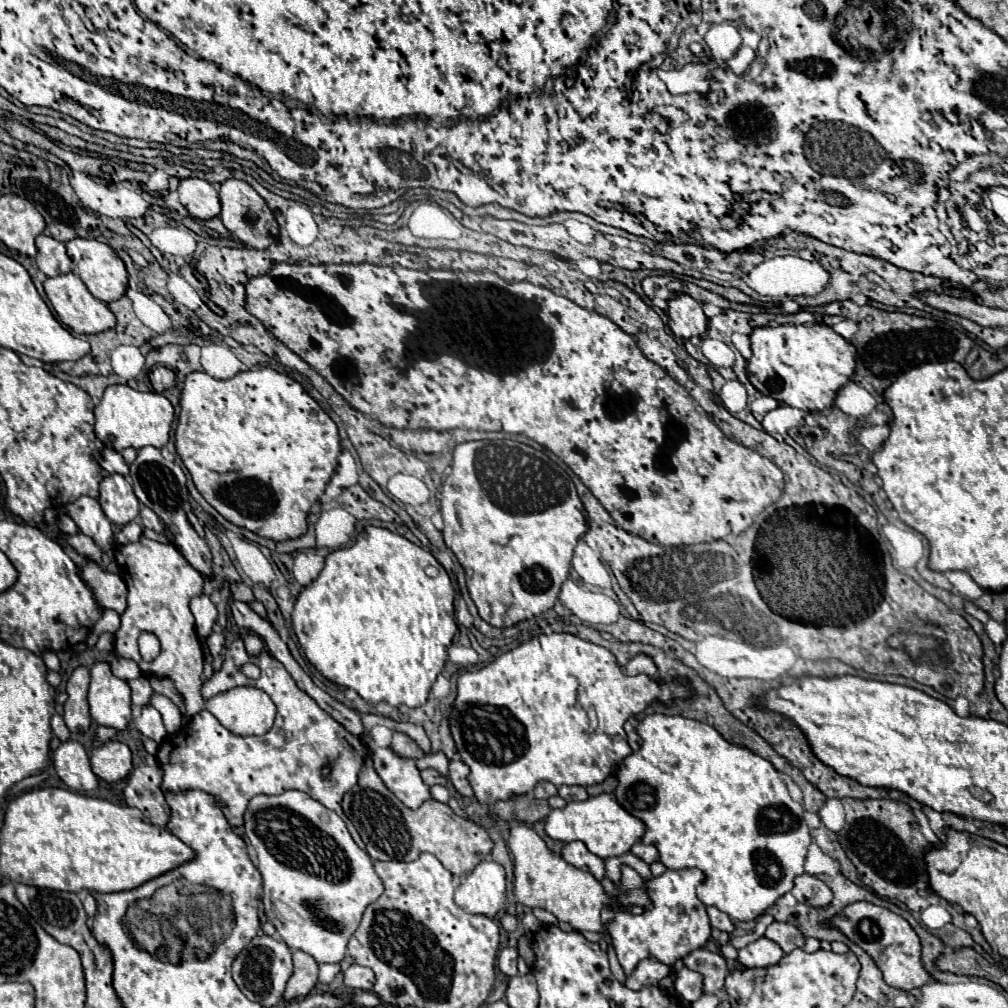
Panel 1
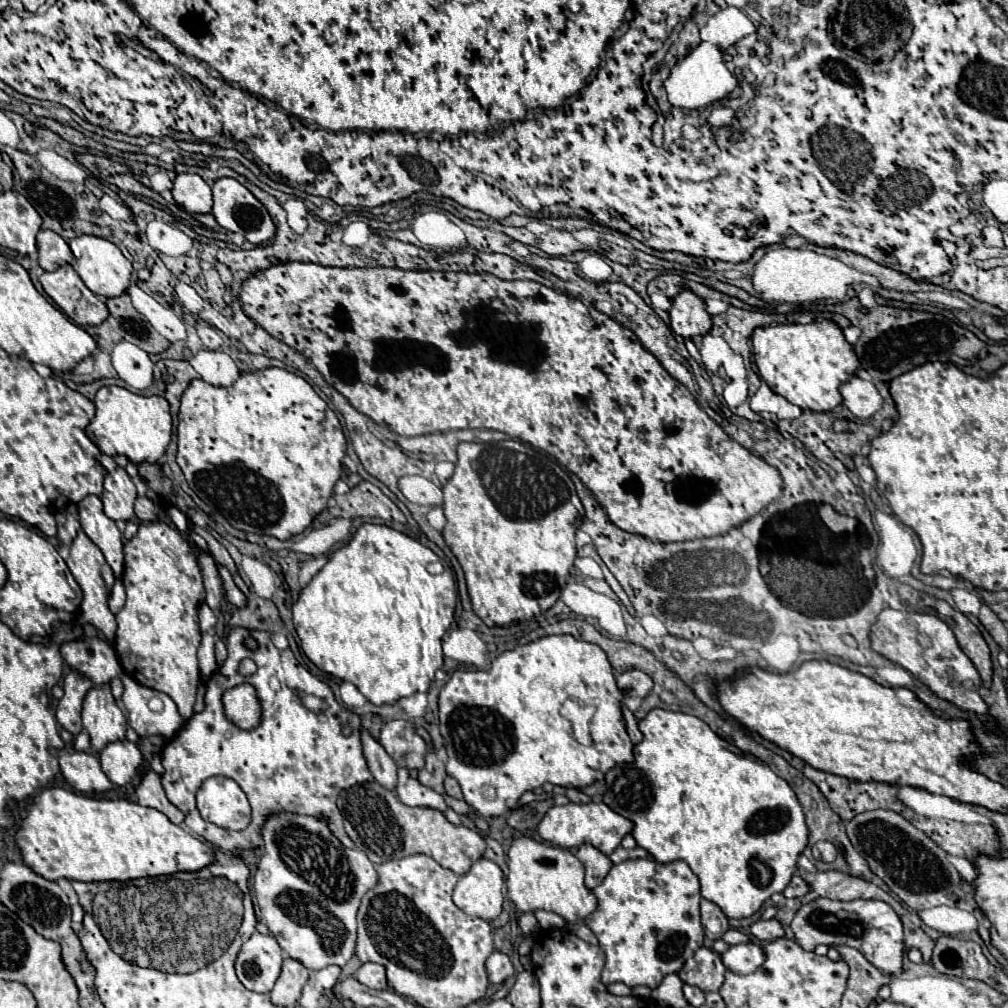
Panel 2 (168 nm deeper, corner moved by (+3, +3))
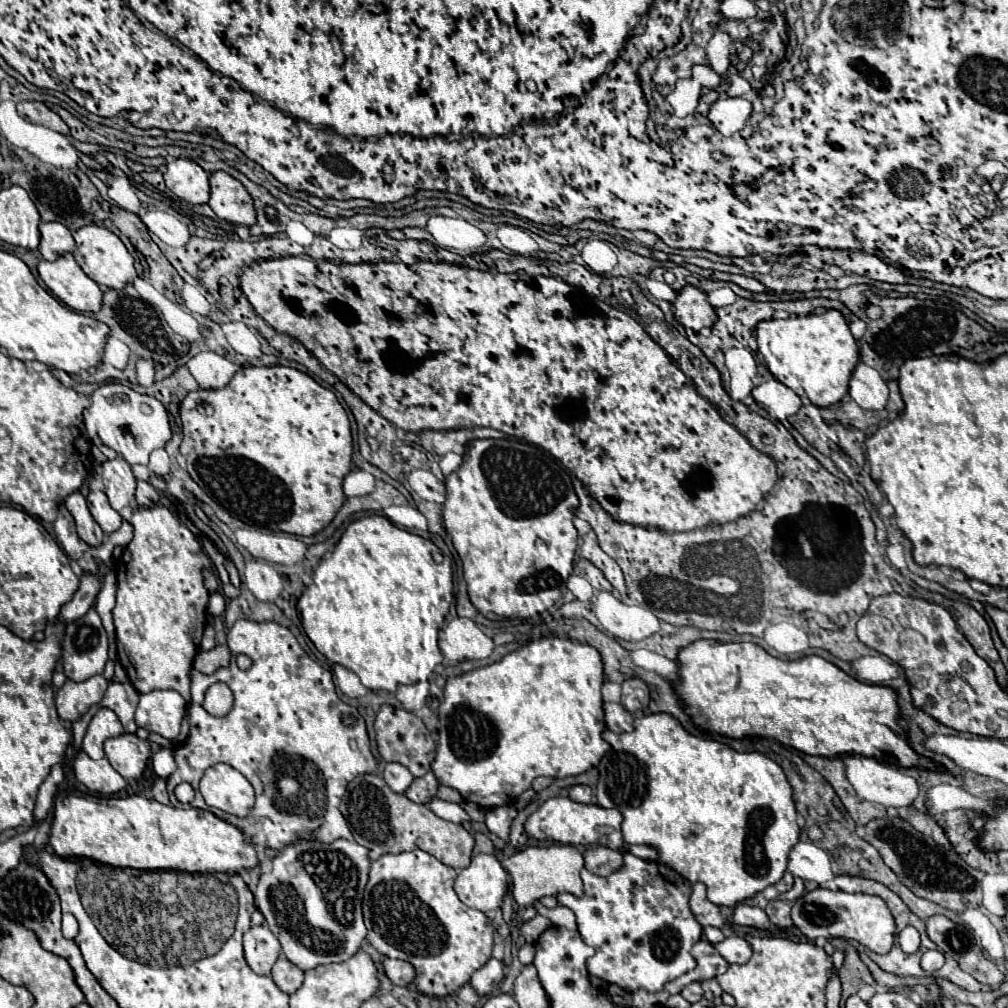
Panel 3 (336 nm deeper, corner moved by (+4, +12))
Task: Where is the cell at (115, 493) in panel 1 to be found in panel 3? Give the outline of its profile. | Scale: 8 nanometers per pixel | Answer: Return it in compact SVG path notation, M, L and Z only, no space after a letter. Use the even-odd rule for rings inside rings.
M124 458L108 460L100 466L100 478L104 484L104 492L114 510L122 510L134 502L136 478L130 470L130 464Z

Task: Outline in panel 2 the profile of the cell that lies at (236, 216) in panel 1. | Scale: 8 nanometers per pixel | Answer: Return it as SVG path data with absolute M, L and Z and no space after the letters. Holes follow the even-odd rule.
M223 177L217 179L213 185L213 215L217 219L217 223L233 233L241 233L249 243L253 245L261 245L263 241L269 241L275 235L275 225L267 213L267 209L263 207L263 203L239 181L231 179L231 177Z

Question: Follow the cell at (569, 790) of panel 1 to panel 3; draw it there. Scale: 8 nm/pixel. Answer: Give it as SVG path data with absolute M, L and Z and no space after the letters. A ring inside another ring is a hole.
M572 786L570 788L570 798L574 802L588 804L588 802L592 802L592 790L590 790L590 786Z

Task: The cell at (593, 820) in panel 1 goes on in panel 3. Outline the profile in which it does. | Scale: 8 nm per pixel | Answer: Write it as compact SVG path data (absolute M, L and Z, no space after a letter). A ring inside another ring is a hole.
M550 798L546 800L534 814L528 816L524 822L524 830L528 836L536 840L552 840L560 844L572 844L572 846L590 846L590 844L600 844L606 848L622 848L624 840L620 836L620 812L616 810L606 810L596 804L578 804L570 798Z

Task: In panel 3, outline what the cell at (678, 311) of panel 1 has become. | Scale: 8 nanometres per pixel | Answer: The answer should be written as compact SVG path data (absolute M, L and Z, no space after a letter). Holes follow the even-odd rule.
M686 286L678 292L674 302L674 316L684 328L694 332L712 326L718 320L716 310L708 302L708 296L694 286Z

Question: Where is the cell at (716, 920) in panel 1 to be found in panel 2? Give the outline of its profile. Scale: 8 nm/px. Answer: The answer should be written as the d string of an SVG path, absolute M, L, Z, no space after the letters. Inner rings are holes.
M701 901L701 923L703 923L703 929L705 929L705 937L709 939L721 939L723 933L729 929L729 923L727 923L727 917L723 915L723 911L711 903L711 901Z

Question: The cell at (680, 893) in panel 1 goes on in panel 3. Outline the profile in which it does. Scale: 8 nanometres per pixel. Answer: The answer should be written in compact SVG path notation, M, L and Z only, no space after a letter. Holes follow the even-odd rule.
M626 852L622 870L602 878L584 868L582 880L584 894L580 898L568 892L558 894L556 898L562 906L570 908L576 914L576 924L582 940L596 950L596 954L586 960L590 976L596 976L608 984L618 984L628 992L660 992L664 990L666 982L676 980L678 976L696 966L696 960L692 958L690 950L700 940L702 928L700 924L696 924L696 918L688 908L688 892L692 892L692 884L684 880L678 872L672 872L672 868L660 862L646 862Z

